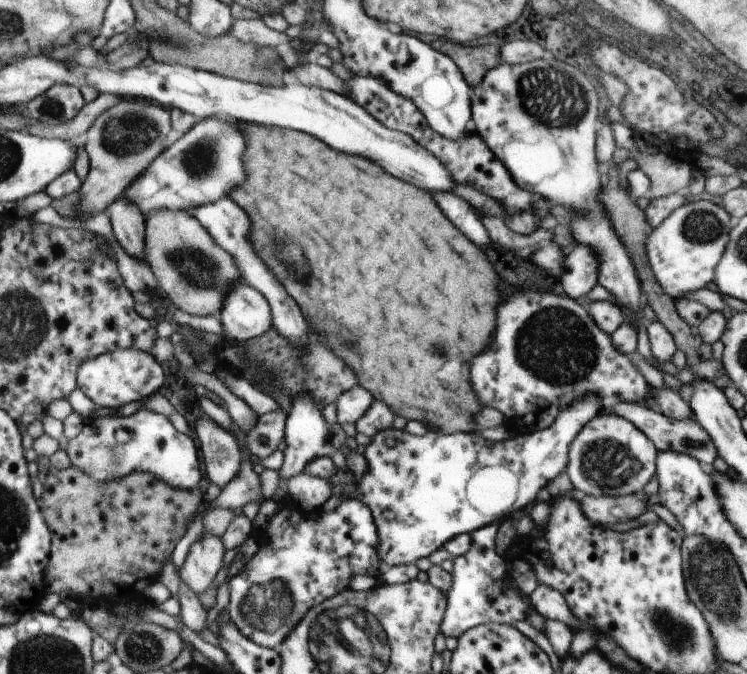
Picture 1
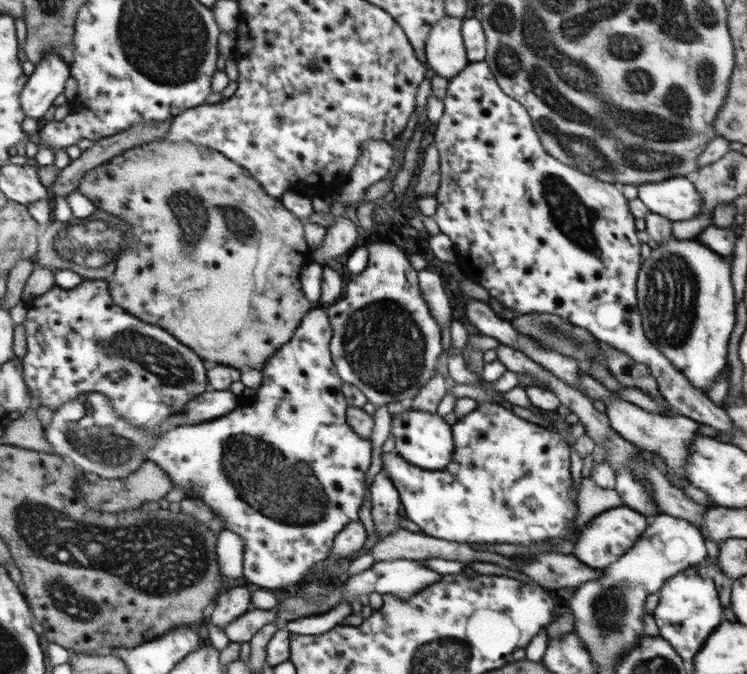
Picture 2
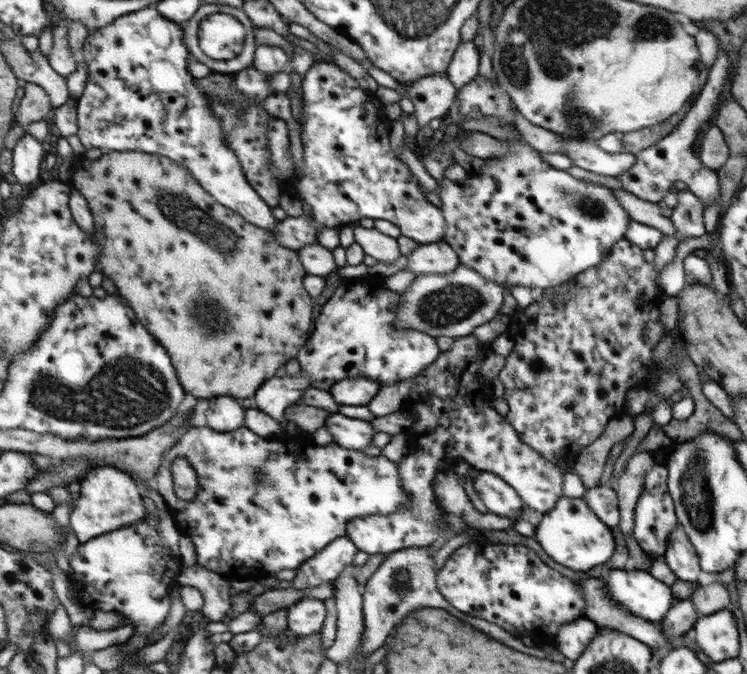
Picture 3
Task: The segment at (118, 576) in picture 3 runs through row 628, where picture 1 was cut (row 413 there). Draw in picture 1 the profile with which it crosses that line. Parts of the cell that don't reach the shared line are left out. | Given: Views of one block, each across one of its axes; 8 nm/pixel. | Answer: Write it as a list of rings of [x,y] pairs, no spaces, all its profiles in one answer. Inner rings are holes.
[[[143,408],[130,416],[114,414],[93,418],[85,424],[81,435],[69,442],[67,452],[72,464],[95,480],[120,480],[132,473],[147,472],[165,480],[169,486],[183,490],[197,490],[203,480],[199,452],[193,438],[179,432],[169,417]],[[119,428],[130,433],[129,442],[117,440]]]

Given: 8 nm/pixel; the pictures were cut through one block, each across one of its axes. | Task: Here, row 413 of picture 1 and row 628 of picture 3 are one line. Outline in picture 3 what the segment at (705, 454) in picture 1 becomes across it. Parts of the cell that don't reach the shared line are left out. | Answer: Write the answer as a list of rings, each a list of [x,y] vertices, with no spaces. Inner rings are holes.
[[[590,577],[585,582],[576,582],[581,589],[581,595],[585,599],[585,618],[597,626],[605,629],[615,629],[616,632],[625,633],[635,638],[642,644],[664,652],[671,648],[668,641],[664,640],[664,634],[660,632],[660,626],[633,617],[631,612],[625,612],[617,604],[609,592],[603,590],[602,577]]]

